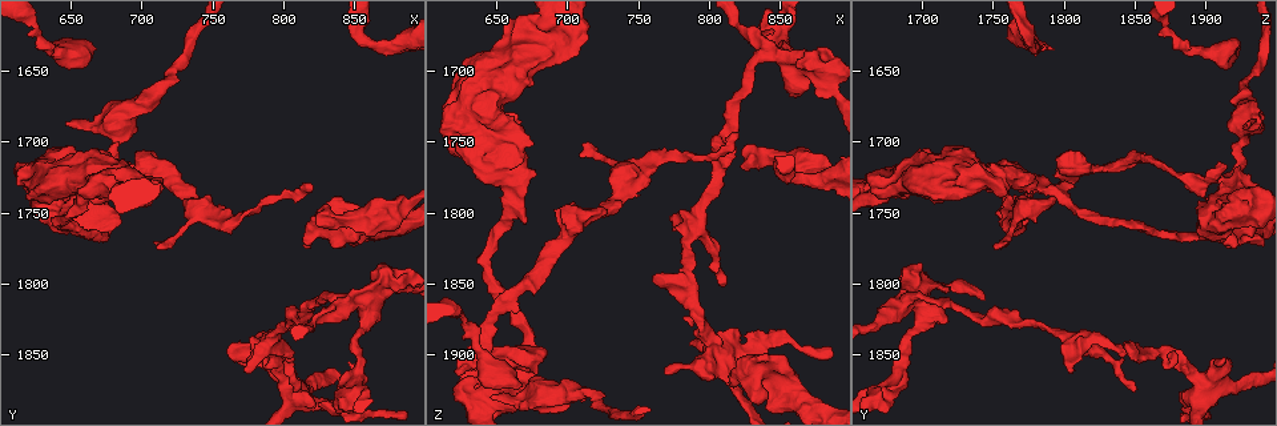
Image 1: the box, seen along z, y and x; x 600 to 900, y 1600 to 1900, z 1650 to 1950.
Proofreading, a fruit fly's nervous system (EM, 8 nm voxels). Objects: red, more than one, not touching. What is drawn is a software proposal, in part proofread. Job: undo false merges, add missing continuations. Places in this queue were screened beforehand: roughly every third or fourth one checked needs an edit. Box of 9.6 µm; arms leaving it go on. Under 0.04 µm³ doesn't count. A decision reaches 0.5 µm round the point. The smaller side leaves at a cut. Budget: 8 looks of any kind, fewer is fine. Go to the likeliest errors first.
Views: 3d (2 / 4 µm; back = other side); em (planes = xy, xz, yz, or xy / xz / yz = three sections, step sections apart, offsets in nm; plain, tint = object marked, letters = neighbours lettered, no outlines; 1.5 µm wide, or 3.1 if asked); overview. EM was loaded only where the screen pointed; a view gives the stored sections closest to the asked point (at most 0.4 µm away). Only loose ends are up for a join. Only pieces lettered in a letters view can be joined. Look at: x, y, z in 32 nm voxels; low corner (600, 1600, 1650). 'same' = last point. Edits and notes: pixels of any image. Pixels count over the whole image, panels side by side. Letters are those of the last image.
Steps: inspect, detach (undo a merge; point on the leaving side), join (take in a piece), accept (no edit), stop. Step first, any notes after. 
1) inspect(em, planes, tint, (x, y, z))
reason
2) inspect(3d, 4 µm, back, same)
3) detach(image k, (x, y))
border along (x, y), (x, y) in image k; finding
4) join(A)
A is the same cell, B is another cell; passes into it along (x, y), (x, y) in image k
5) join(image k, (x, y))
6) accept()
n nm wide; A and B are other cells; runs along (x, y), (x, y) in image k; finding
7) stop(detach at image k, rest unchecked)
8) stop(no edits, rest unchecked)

inspect(3d, 2 µm, (626, 1714, 1908))
end of a long branch

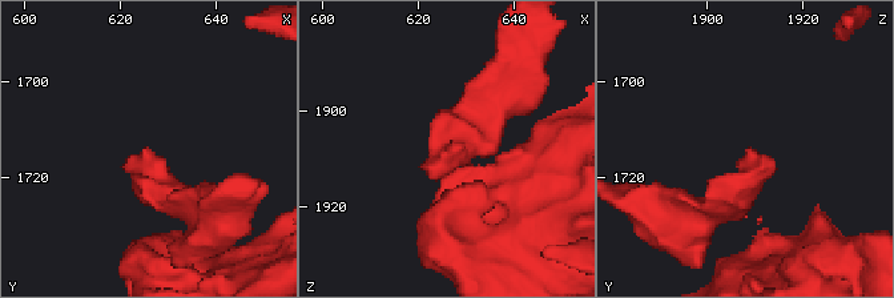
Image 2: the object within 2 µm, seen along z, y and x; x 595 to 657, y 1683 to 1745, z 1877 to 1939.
inspect(em, xy, step 8, letters, (624, 1715, 1909))
need the tissue

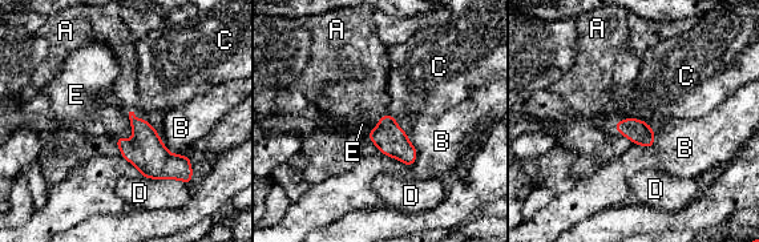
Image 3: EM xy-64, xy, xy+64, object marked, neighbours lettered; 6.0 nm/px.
join(A)
D touches over 300 nm; A is the same cell, B, C, D and E are other cells; passes into it along (390, 138), (383, 116), (376, 97) in image 3; it goes on there

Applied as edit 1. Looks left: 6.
inspect(3d, 4 µm, (822, 1750, 1768))
branch stops here

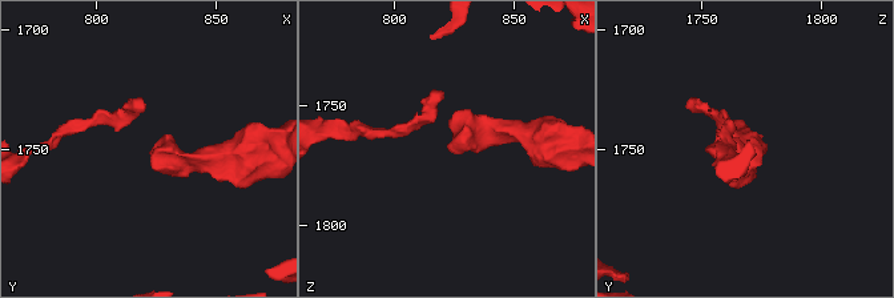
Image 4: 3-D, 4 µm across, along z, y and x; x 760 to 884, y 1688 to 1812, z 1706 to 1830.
inspect(em, planes, tint, (824, 1750, 1768))

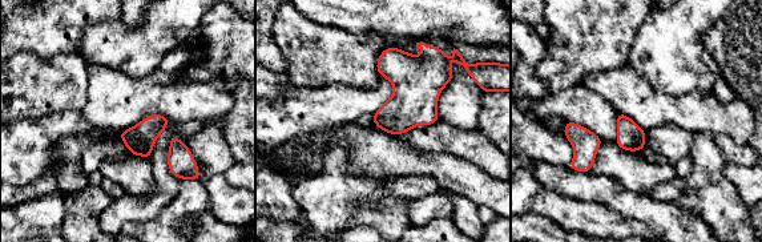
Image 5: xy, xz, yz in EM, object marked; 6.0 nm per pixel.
inspect(em, planes, letters, same)

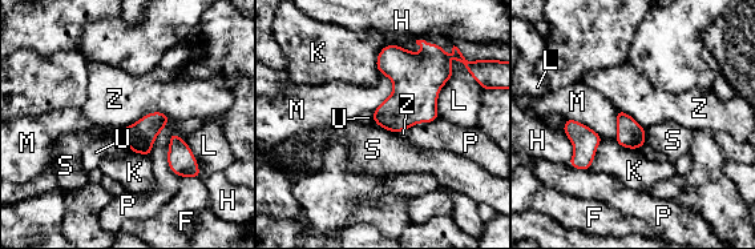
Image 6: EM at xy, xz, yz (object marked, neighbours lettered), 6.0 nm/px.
accept()
F, H, K, L, M, P, S, U and Z are other cells; border along (170, 119), (149, 112), (118, 132) in image 6; no lettered piece goes on from it

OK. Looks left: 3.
inspect(overview)
redraw

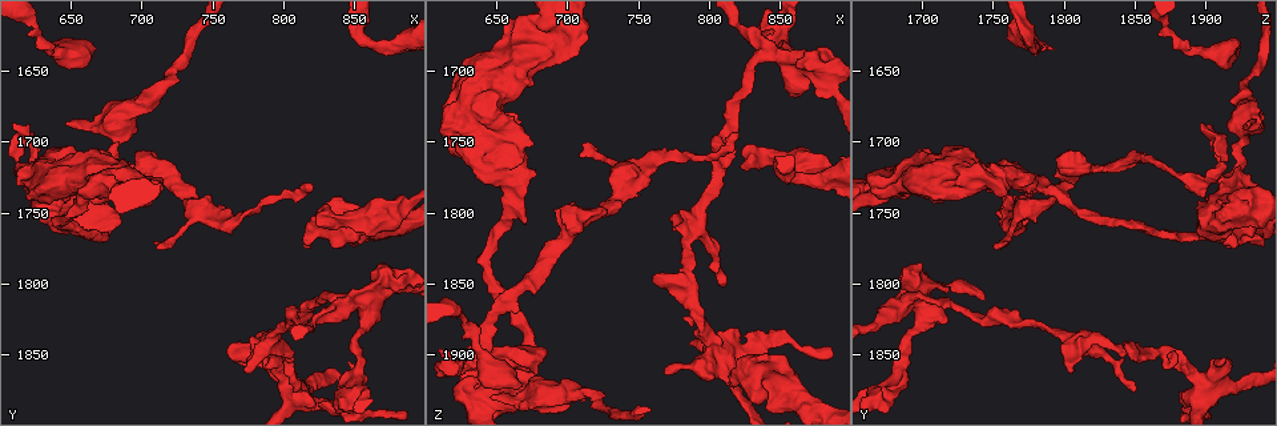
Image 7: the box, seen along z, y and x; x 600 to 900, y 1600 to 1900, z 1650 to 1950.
inspect(3d, 2 µm, (808, 1876, 1852))
thin end

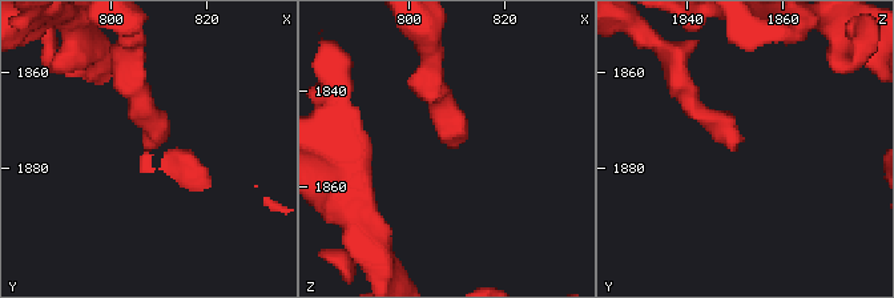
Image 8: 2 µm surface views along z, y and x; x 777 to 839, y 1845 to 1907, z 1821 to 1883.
inspect(em, xz, step 8, letters, (807, 1874, 1852))
now the EM

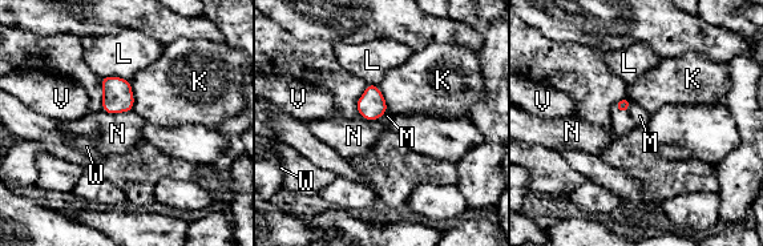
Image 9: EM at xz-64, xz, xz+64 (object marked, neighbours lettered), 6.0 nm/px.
accept()
N touches over 180 nm; K, L, M, N, V and W are other cells; border along (103, 109), (110, 113), (132, 111) in image 9; none of them fits

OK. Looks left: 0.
stop(join at image 3, rest unchecked)

